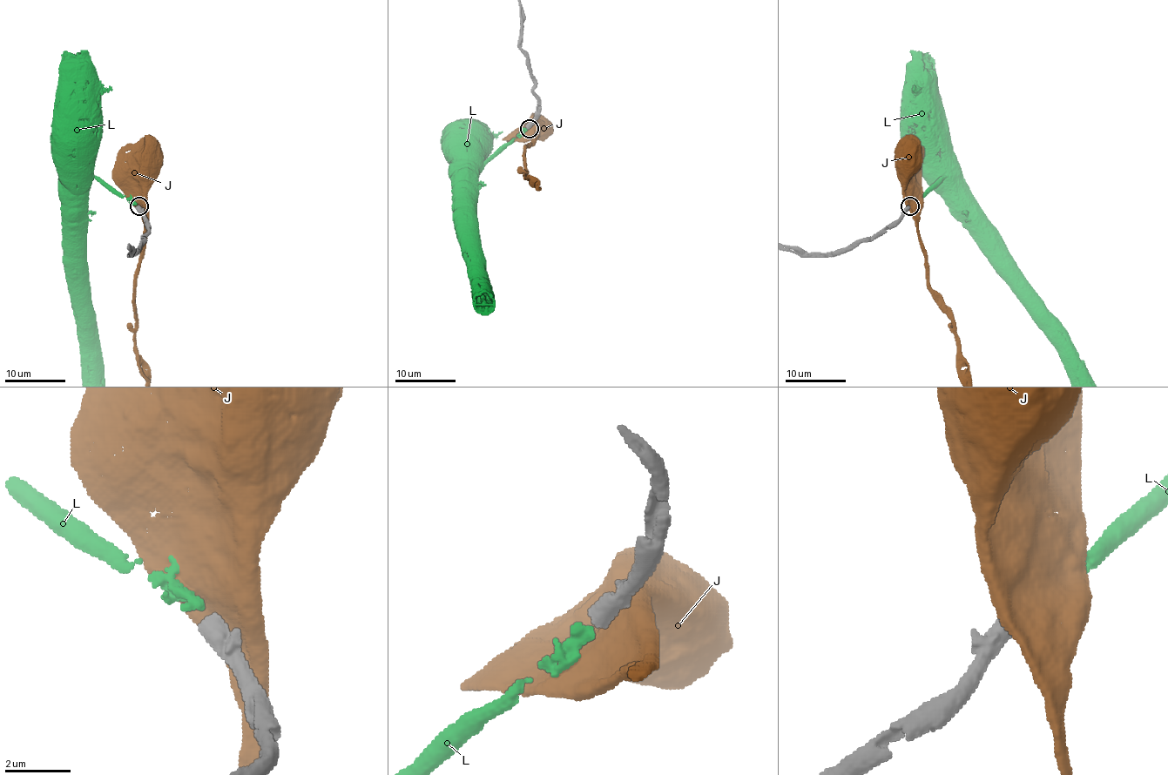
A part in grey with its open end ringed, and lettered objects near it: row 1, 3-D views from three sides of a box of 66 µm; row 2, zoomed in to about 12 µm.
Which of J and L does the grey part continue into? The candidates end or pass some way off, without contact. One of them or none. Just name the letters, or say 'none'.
L

